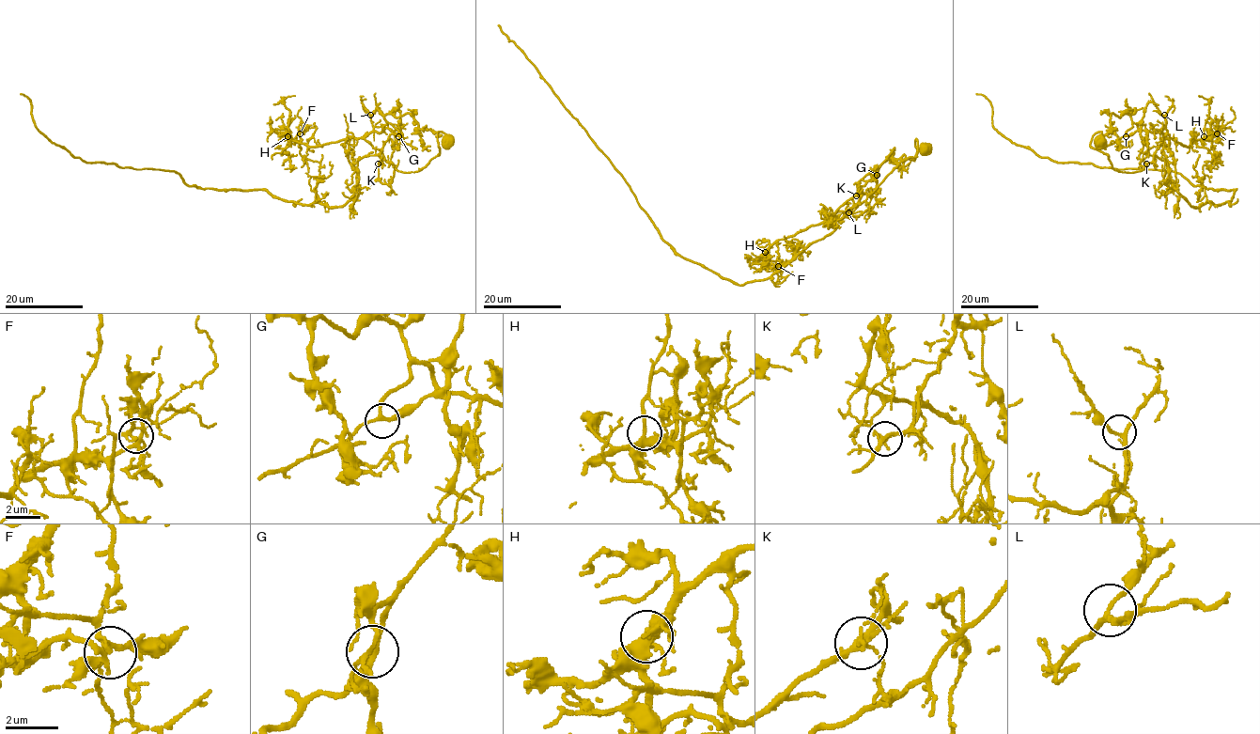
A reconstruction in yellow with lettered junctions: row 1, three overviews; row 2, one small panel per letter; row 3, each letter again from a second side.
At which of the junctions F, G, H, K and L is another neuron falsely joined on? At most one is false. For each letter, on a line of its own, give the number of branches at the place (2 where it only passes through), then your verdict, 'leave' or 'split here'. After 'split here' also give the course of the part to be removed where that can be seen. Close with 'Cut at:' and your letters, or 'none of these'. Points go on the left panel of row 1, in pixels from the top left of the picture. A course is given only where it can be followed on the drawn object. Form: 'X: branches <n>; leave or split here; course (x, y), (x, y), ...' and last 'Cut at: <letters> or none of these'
F: branches 3; leave
G: branches 3; leave
H: branches 3; leave
K: branches 2; split here; course (379, 163), (358, 161), (359, 193), (340, 206), (203, 189), (175, 171), (75, 158), (35, 127), (21, 93)
L: branches 3; leave
Cut at: K

